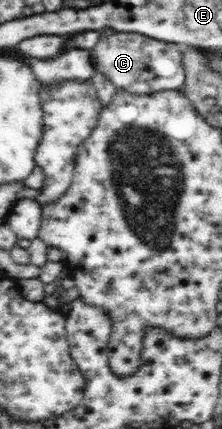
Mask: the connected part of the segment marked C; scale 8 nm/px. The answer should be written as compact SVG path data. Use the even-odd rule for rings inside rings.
M115 32L112 36L100 35L100 42L94 46L93 56L95 57L96 71L106 76L117 90L126 90L131 94L154 94L162 90L179 90L185 85L186 72L183 66L183 54L181 46L154 40L138 33Z

